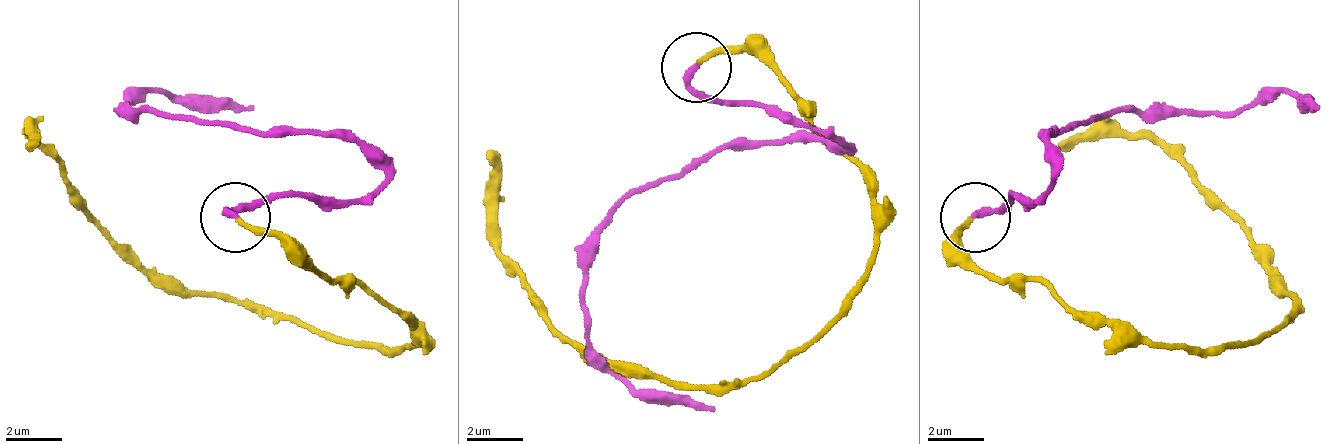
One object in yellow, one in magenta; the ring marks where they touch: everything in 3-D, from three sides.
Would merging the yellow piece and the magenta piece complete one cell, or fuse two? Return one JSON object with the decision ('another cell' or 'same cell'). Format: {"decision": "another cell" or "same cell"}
{"decision": "same cell"}

